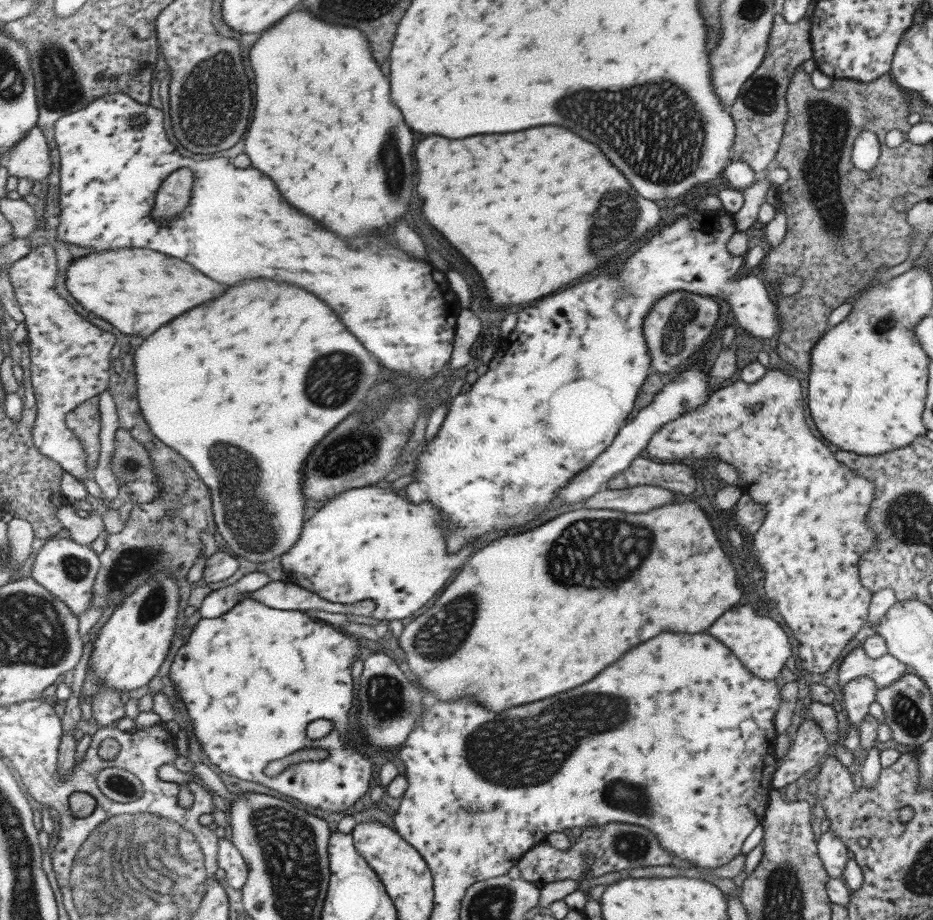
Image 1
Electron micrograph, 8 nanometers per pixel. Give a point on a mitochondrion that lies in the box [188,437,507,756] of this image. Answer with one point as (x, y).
(435, 641)

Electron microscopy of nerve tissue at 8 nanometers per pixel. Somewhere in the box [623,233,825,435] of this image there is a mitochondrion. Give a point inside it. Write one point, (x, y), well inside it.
(681, 322)

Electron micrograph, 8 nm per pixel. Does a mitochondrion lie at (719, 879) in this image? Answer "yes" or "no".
no

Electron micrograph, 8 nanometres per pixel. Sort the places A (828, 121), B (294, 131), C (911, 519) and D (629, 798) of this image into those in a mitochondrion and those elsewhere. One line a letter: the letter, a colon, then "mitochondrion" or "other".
A: mitochondrion
B: other
C: mitochondrion
D: mitochondrion

